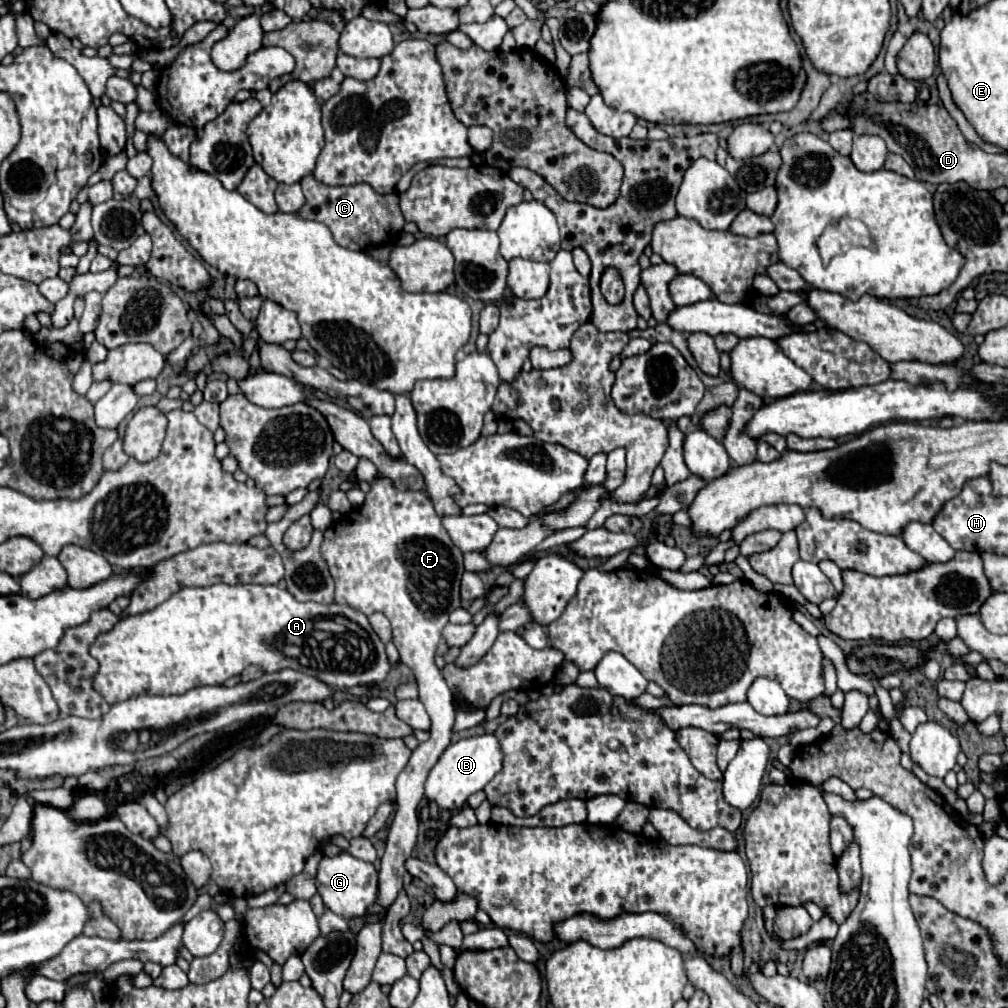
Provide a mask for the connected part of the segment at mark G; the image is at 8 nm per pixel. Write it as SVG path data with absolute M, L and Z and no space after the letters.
M340 852L336 856L322 856L318 864L318 874L316 874L316 888L318 894L322 896L324 904L328 910L332 910L338 916L344 918L356 918L364 916L368 906L376 902L378 894L378 872L374 864L364 862L348 852Z

